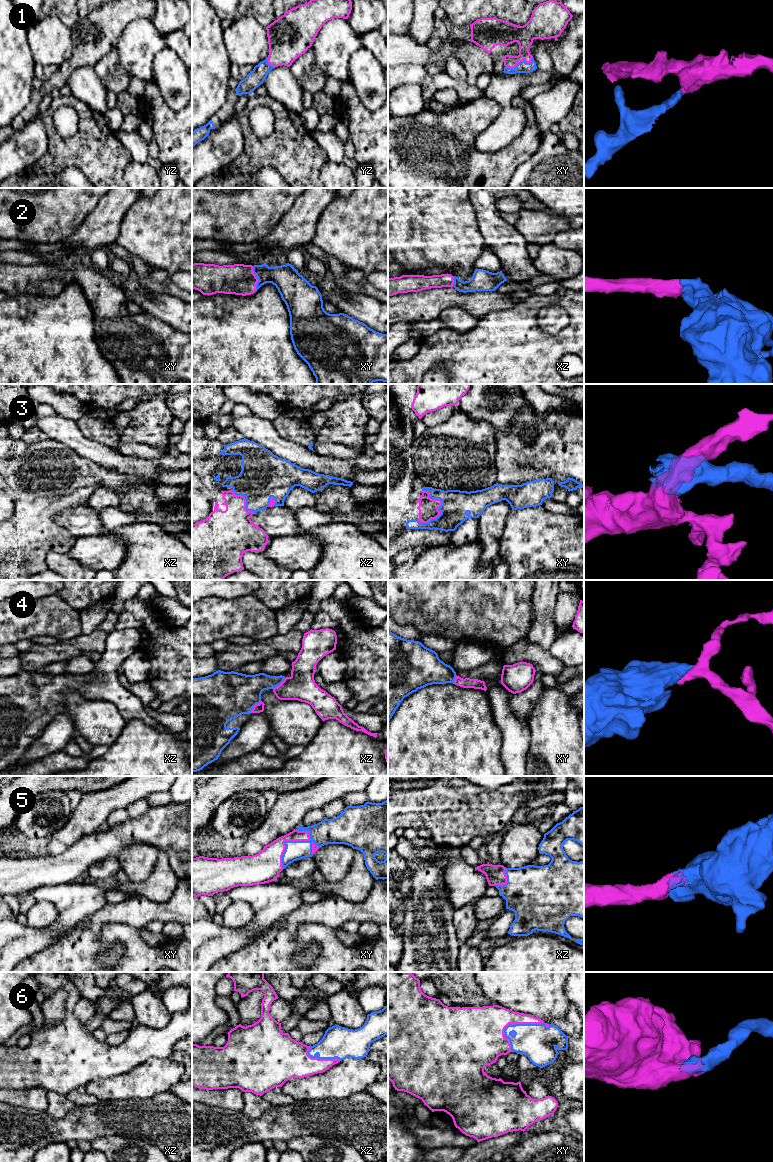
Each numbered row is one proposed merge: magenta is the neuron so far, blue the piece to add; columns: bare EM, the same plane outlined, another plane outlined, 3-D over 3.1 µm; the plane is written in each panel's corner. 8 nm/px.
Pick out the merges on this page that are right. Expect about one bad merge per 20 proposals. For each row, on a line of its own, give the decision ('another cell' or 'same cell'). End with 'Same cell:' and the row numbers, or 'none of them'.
1: same cell
2: same cell
3: same cell
4: same cell
5: same cell
6: same cell
Same cell: 1, 2, 3, 4, 5, 6

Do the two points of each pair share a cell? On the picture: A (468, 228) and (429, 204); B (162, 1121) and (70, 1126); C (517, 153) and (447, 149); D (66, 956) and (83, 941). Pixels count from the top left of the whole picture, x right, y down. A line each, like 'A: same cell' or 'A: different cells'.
A: same cell
B: same cell
C: same cell
D: same cell

